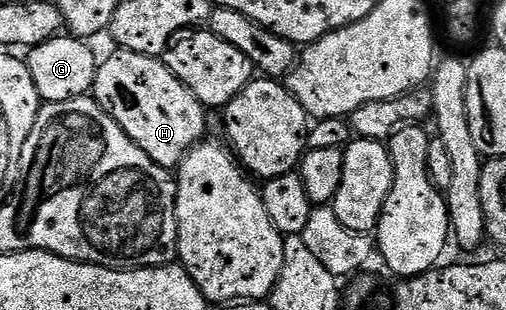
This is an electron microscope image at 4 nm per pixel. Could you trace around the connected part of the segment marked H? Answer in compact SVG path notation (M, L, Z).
M114 50L98 65L92 96L161 168L177 169L186 153L205 137L207 109L157 56Z

